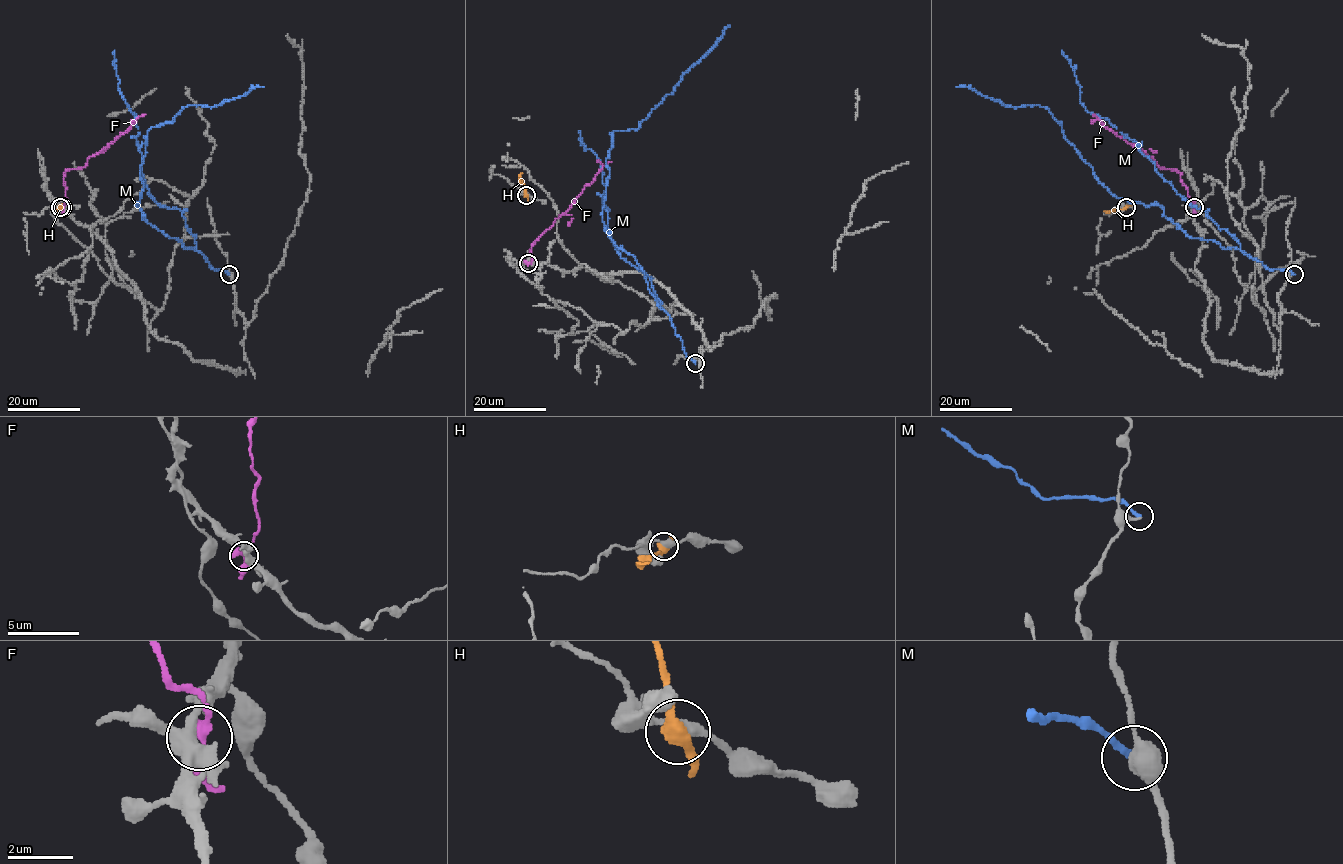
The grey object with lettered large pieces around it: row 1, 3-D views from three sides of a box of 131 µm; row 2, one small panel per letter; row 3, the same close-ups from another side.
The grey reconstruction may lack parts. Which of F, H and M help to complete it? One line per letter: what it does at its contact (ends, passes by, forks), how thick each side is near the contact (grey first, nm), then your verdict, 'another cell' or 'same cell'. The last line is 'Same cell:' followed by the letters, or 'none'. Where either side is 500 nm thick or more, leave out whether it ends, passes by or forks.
F: it passes by; 440 nm thick on the grey side, 400 nm on the other; another cell
H: it passes by; 320 nm thick on the grey side, 400 nm on the other; another cell
M: it ends there; 200 nm thick on the grey side, 240 nm on the other; another cell
Same cell: none

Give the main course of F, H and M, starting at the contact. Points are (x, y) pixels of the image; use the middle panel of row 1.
F: (528, 262), (532, 260), (530, 250), (535, 240), (611, 161)
H: (526, 195), (520, 179), (522, 172)
M: (696, 363), (635, 259), (606, 232), (605, 159), (613, 132), (636, 129), (730, 24)

